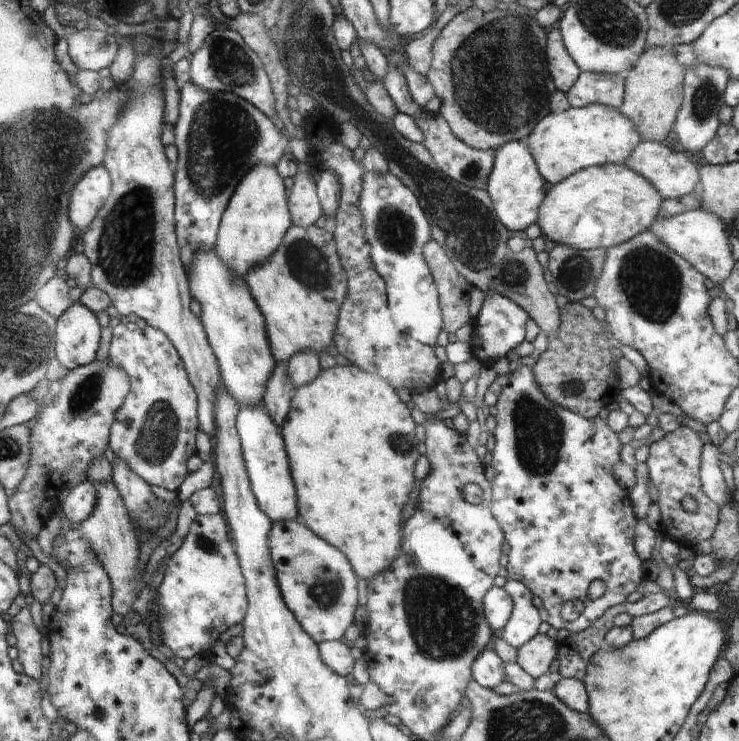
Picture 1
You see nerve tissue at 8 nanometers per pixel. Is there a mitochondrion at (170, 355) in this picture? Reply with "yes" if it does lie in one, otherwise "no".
no

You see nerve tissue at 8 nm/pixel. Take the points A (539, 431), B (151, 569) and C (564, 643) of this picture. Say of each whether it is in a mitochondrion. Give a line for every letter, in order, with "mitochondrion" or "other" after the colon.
A: mitochondrion
B: other
C: other

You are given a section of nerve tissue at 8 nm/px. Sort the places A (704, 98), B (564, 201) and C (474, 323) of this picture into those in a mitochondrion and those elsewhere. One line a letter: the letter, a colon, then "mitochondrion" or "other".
A: mitochondrion
B: other
C: other

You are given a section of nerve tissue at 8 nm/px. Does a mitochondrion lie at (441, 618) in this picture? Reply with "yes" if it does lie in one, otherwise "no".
yes

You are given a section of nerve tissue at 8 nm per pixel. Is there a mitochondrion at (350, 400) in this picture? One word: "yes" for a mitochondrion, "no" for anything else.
no

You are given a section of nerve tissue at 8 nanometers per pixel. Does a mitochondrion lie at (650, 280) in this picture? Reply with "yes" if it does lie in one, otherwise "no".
yes

